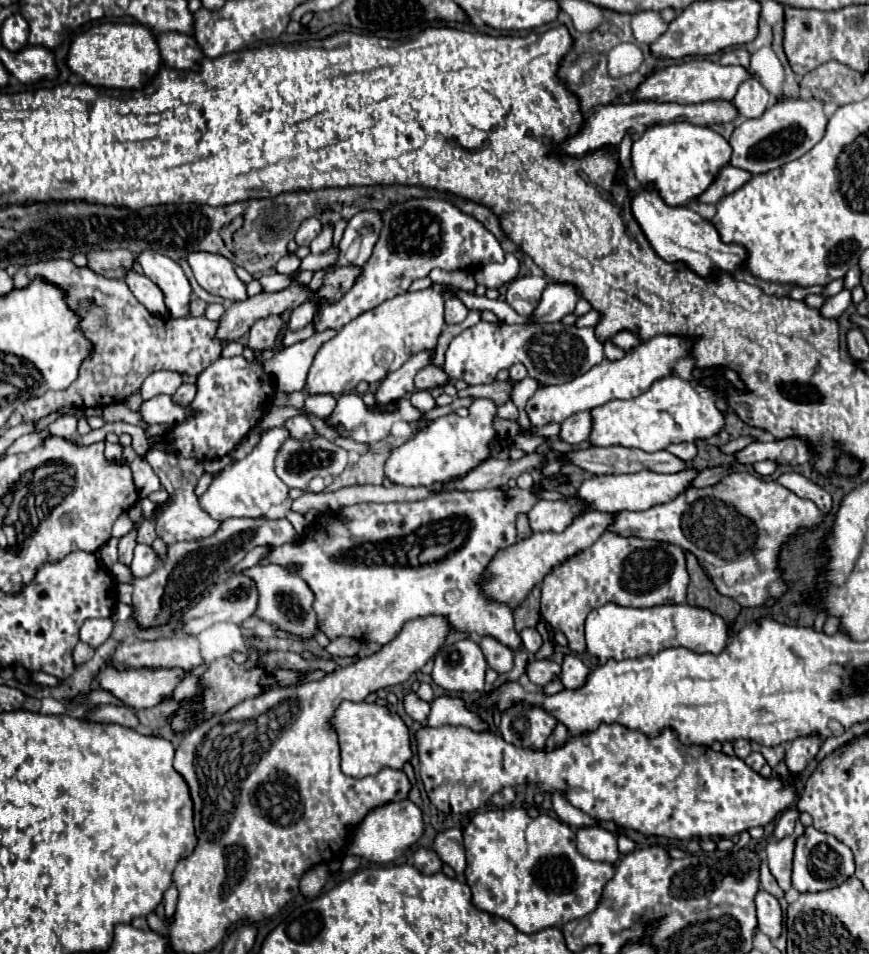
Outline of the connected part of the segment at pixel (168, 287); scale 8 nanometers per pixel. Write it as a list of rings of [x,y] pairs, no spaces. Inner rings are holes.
[[[142,251],[136,259],[142,265],[144,275],[164,291],[168,315],[184,317],[188,313],[188,299],[192,289],[182,267],[174,259],[168,259],[156,251]]]

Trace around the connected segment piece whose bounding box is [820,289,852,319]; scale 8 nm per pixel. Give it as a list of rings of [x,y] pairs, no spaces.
[[[842,289],[838,295],[828,297],[820,311],[822,311],[824,317],[828,317],[828,319],[836,319],[836,317],[840,317],[842,311],[848,309],[850,303],[852,303],[852,299],[850,299],[850,291],[848,291],[848,289]]]

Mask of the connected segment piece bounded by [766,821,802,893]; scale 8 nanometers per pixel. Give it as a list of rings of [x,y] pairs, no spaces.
[[[798,821],[796,823],[798,829],[792,837],[788,839],[782,839],[782,841],[770,841],[766,845],[766,857],[768,857],[768,867],[770,867],[770,873],[774,875],[774,879],[778,881],[780,889],[784,893],[788,893],[792,889],[790,885],[790,875],[792,875],[792,855],[794,855],[794,841],[796,841],[796,835],[802,833],[802,823]]]

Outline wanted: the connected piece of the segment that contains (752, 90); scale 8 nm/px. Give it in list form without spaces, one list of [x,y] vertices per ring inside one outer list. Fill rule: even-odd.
[[[746,79],[736,93],[736,99],[732,101],[738,113],[746,119],[758,119],[768,107],[768,91],[758,79]]]

